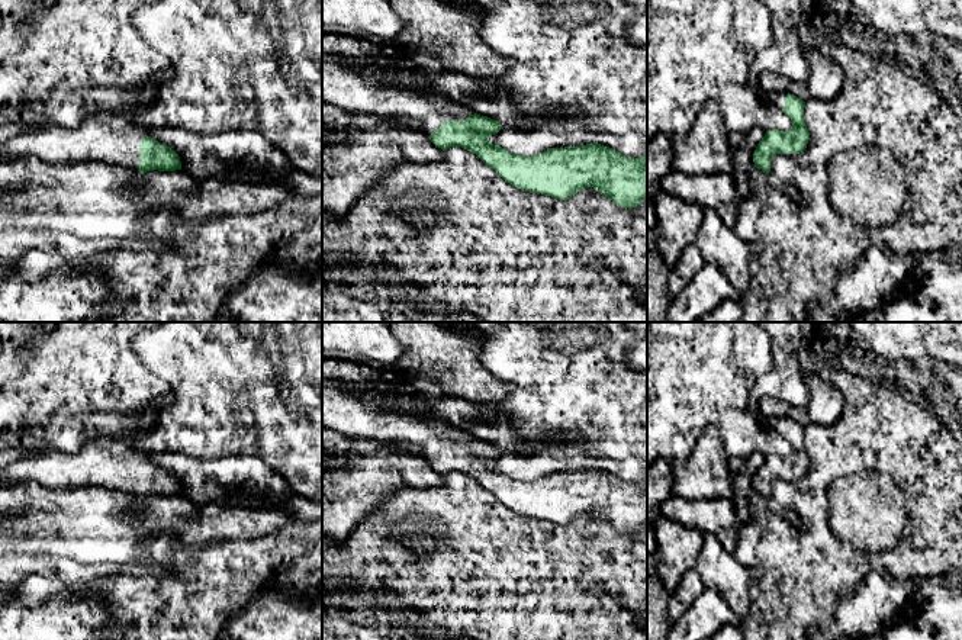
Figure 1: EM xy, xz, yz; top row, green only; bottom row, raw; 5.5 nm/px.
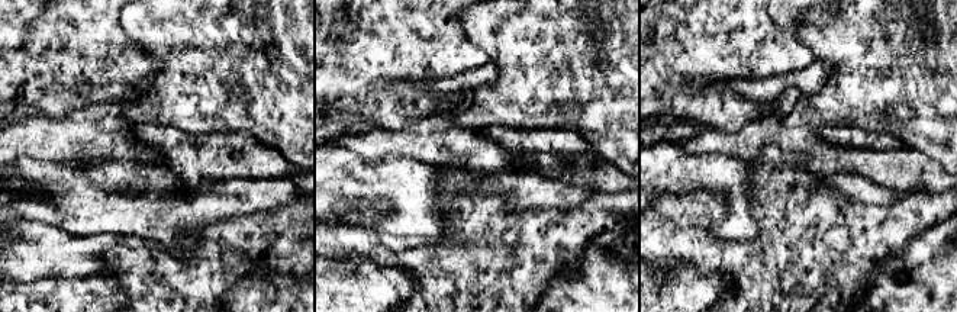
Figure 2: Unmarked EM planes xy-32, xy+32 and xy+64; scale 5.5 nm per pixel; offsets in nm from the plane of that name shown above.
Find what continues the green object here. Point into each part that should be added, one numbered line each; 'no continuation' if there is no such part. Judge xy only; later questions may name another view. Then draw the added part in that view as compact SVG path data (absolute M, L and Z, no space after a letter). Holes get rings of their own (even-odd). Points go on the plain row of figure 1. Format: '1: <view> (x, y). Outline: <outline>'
1: xy (113, 462). Outline: M131 435L99 437L86 441L80 451L68 453L39 444L39 448L26 453L0 469L0 483L12 486L19 482L35 482L48 489L103 488L139 495L139 467L149 461L141 453Z

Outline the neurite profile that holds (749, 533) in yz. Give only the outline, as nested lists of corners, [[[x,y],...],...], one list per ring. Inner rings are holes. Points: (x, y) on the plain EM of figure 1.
[[[759,493],[750,496],[750,514],[746,522],[740,524],[734,557],[743,566],[752,569],[760,566],[757,544],[768,521],[768,499]]]

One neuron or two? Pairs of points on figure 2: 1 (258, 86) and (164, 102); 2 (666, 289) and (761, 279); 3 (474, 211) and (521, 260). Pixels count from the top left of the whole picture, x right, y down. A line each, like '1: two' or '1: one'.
1: one
2: two
3: one

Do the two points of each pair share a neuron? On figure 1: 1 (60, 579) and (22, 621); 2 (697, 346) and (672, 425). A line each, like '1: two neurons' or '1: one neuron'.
1: two neurons
2: one neuron

